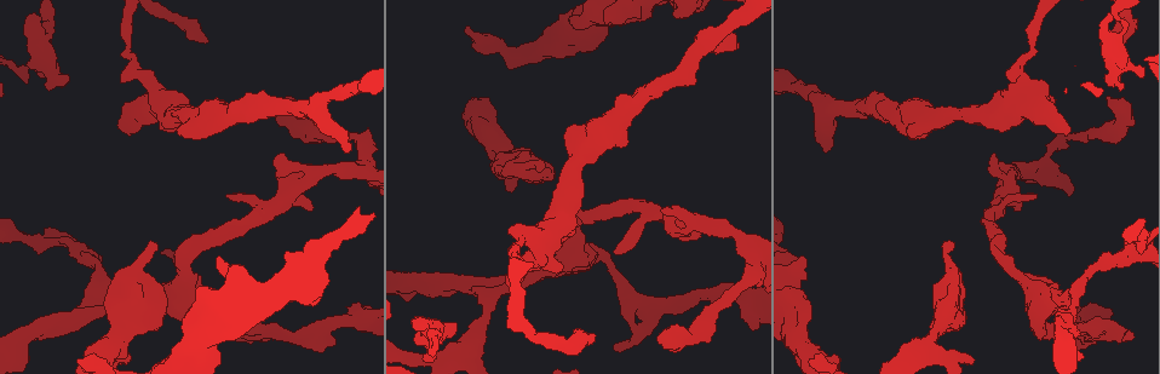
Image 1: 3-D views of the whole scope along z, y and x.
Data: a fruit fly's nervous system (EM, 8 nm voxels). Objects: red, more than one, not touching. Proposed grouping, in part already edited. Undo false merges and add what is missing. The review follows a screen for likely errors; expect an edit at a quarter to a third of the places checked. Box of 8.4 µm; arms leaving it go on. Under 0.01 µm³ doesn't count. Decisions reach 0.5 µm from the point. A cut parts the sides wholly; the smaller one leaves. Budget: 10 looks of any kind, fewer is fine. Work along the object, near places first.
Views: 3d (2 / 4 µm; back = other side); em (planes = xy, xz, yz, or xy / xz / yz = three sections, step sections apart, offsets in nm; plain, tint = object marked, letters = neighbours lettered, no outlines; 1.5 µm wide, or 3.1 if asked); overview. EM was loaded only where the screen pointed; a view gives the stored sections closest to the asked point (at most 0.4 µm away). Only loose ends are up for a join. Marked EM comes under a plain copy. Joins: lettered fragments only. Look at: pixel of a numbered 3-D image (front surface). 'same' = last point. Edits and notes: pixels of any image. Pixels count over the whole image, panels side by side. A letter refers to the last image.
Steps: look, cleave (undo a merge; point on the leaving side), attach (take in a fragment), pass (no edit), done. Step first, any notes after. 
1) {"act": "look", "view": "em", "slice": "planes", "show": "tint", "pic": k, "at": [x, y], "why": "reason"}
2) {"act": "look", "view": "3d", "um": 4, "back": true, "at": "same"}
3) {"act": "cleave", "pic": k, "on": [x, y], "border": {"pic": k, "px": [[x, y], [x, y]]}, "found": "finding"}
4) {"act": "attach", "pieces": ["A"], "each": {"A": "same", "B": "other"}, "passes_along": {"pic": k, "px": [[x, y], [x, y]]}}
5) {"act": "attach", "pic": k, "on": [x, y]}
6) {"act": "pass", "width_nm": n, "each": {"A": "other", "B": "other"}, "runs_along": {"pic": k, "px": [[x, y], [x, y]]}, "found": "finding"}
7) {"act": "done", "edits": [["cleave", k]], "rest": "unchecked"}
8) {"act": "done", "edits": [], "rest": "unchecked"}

{"act": "look", "view": "3d", "um": 2, "pic": 1, "at": [1034, 195]}

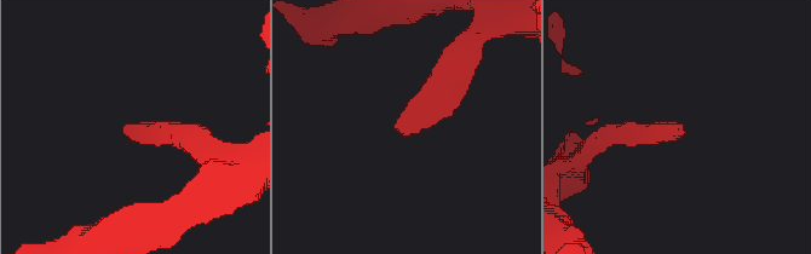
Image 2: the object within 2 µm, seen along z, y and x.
{"act": "look", "view": "em", "slice": "planes", "show": "tint", "pic": 2, "at": [680, 134], "why": "need the tissue"}

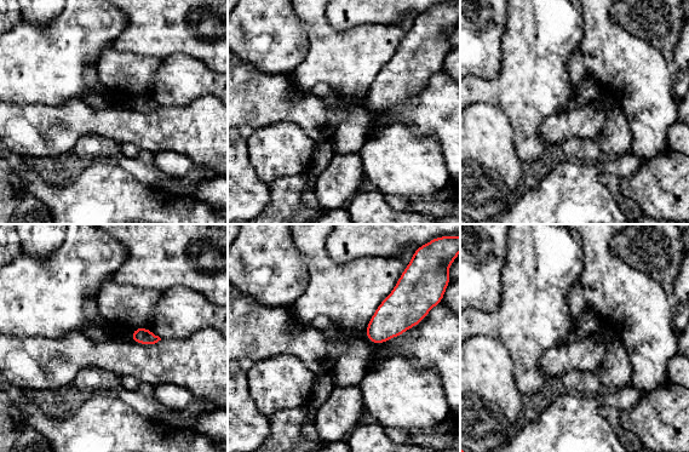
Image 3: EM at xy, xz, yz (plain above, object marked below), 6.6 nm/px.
{"act": "look", "view": "em", "slice": "planes", "show": "letters", "at": "same"}

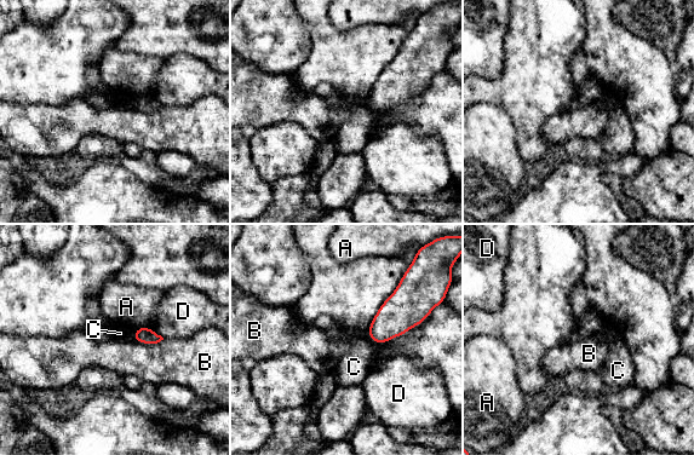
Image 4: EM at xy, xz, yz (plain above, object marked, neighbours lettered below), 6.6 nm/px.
{"act": "pass", "each": {"A": "other", "B": "other", "C": "other", "D": "other"}, "found": "no lettered fragment goes on from it"}

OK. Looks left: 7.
{"act": "look", "view": "em", "slice": "planes", "show": "tint", "pic": 1, "at": [659, 335], "why": "end of a long branch"}

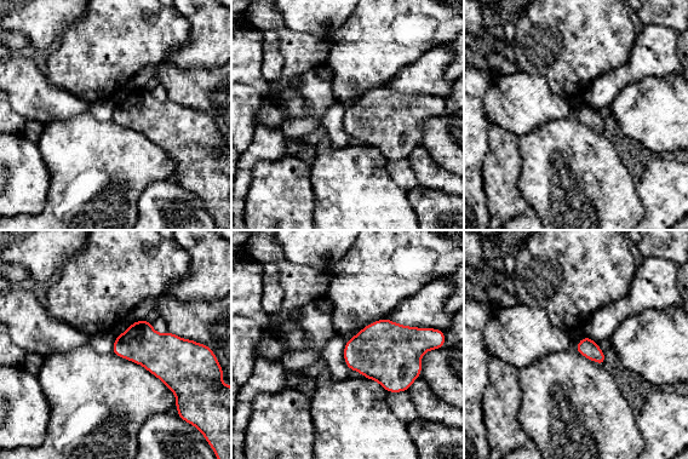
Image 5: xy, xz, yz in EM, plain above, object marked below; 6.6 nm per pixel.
{"act": "look", "view": "em", "slice": "planes", "show": "letters", "at": "same"}

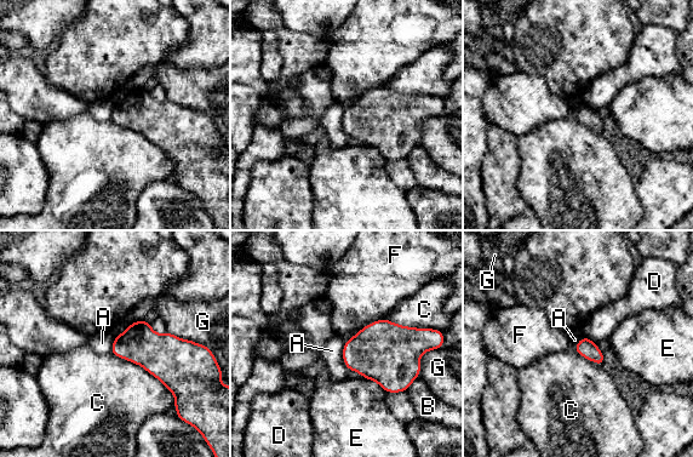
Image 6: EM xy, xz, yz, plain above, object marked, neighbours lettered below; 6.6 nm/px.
{"act": "pass", "each": {"A": "other", "B": "other", "C": "other", "D": "other", "E": "other", "F": "other", "G": "other"}, "border": {"pic": 6, "px": [[344, 341], [342, 359], [349, 370]]}, "found": "no lettered fragment goes on from it"}

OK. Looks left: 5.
{"act": "look", "view": "em", "slice": "planes", "show": "letters", "pic": 1, "at": [124, 40], "why": "thin neck"}

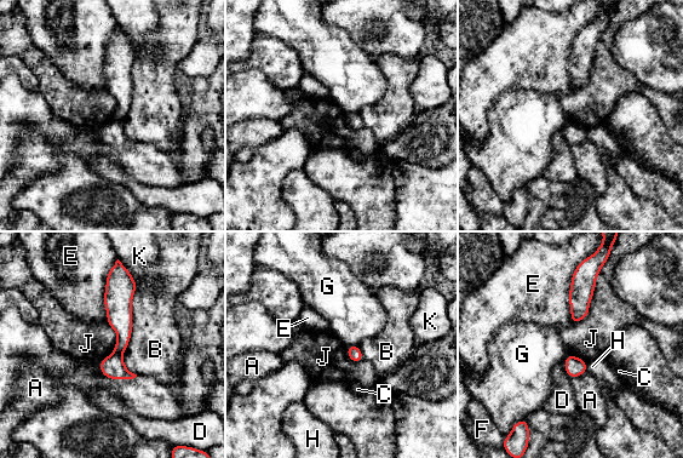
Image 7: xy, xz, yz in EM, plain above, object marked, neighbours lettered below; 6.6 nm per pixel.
{"act": "cleave", "pic": 7, "on": [119, 316], "width_nm": 140, "each": {"A": "other", "B": "other", "C": "other", "D": "other", "E": "other", "F": "other", "G": "other", "H": "other", "J": "other", "K": "other"}, "border": {"pic": 7, "px": [[113, 353], [121, 355]]}, "found": "two neurons meet here"}

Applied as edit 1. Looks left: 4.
{"act": "look", "view": "overview"}

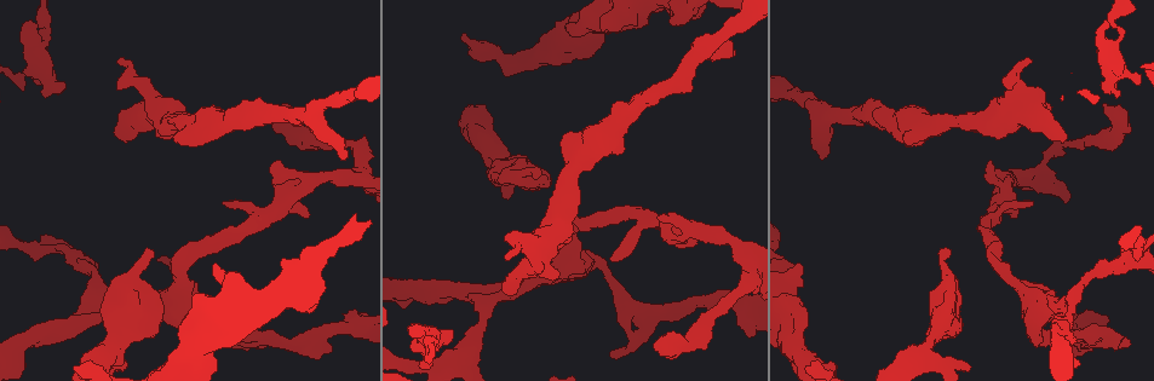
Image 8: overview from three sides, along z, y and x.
{"act": "look", "view": "em", "slice": "xz", "step": 4, "show": "letters", "pic": 8, "at": [66, 84], "why": "free end"}

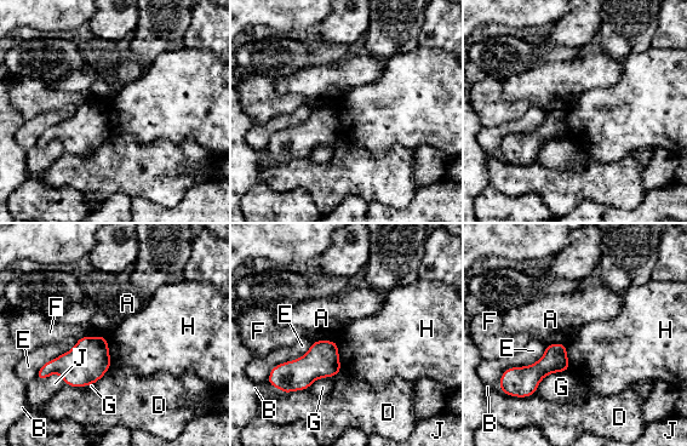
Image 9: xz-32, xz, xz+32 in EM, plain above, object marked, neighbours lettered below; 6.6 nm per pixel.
{"act": "pass", "each": {"A": "other", "B": "other", "D": "other", "E": "other", "F": "other", "G": "other", "H": "other", "J": "other"}, "border": {"pic": 9, "px": [[112, 362], [108, 371], [95, 384]]}, "found": "none of them fits"}

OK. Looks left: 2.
{"act": "done", "edits": [["cleave", 7]], "rest": "unchecked"}

